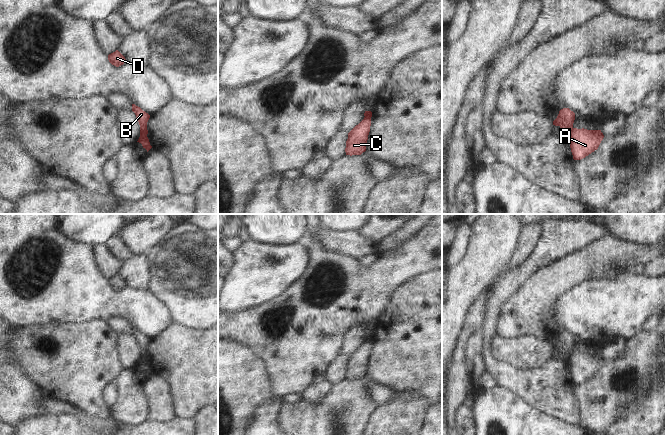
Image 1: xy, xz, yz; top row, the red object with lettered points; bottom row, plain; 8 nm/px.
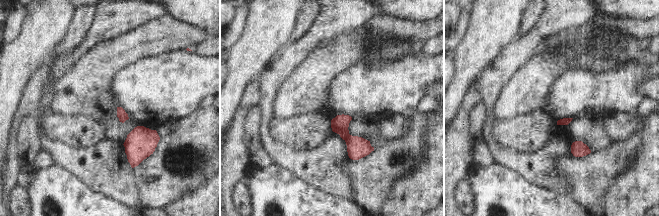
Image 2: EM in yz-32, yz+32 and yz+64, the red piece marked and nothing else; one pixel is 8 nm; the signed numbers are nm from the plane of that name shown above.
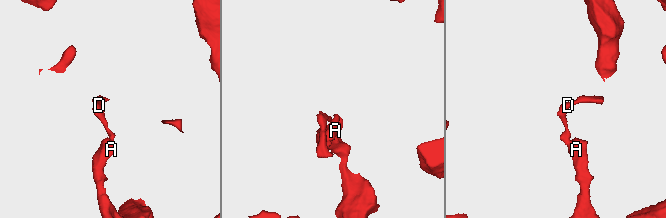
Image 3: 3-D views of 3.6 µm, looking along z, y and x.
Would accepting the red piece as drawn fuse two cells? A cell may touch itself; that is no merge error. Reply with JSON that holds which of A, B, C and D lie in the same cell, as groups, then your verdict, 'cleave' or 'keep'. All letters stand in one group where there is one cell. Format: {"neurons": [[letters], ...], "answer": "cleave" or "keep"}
{"neurons": [["A", "C"], ["B", "D"]], "answer": "cleave"}

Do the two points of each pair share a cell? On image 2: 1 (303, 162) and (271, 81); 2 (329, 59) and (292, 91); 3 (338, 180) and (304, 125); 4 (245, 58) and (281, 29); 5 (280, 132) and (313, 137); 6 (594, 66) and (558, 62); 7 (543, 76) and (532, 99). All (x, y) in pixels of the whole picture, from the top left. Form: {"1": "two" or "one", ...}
{"1": "one", "2": "one", "3": "two", "4": "one", "5": "one", "6": "two", "7": "one"}

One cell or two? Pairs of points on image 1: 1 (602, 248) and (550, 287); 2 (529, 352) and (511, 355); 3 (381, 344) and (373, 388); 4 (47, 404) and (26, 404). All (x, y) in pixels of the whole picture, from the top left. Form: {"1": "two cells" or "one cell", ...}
{"1": "one cell", "2": "one cell", "3": "two cells", "4": "two cells"}

